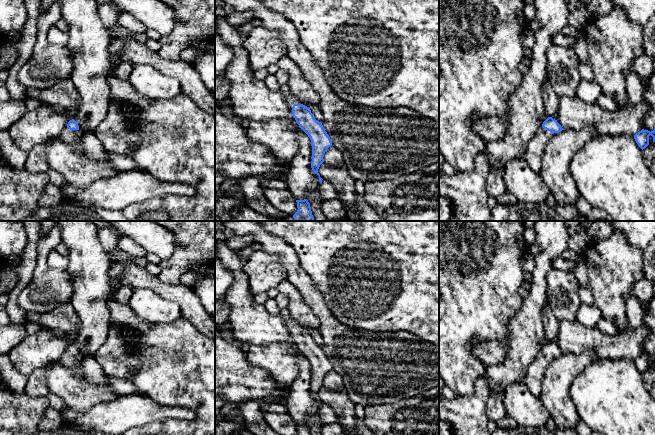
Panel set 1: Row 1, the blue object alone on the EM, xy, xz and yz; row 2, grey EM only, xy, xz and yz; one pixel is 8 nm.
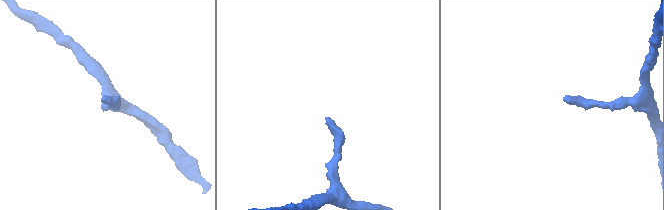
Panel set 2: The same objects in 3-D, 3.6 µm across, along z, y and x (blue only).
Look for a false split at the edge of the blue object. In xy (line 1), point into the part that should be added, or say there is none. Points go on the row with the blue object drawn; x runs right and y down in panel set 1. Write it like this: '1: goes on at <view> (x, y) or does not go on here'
1: goes on at xy (69, 136)

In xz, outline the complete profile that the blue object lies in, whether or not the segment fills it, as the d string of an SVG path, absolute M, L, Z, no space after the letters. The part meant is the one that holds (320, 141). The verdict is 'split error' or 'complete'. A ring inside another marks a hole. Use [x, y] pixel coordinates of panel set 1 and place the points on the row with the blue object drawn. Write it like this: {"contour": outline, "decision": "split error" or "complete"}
{"contour": "M288 83L280 85L280 92L284 100L292 107L292 116L297 124L311 140L311 168L315 174L319 175L318 169L324 162L324 154L332 146L331 139L322 123L314 118L310 108L305 107L299 98L291 92Z", "decision": "split error"}

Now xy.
{"contour": "M72 119L68 122L67 127L59 135L59 139L64 143L79 143L81 141L82 134L79 131L78 123Z", "decision": "split error"}

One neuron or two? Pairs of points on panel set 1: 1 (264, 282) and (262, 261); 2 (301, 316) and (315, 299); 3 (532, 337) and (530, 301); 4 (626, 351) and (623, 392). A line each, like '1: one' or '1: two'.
1: one
2: two
3: one
4: two

